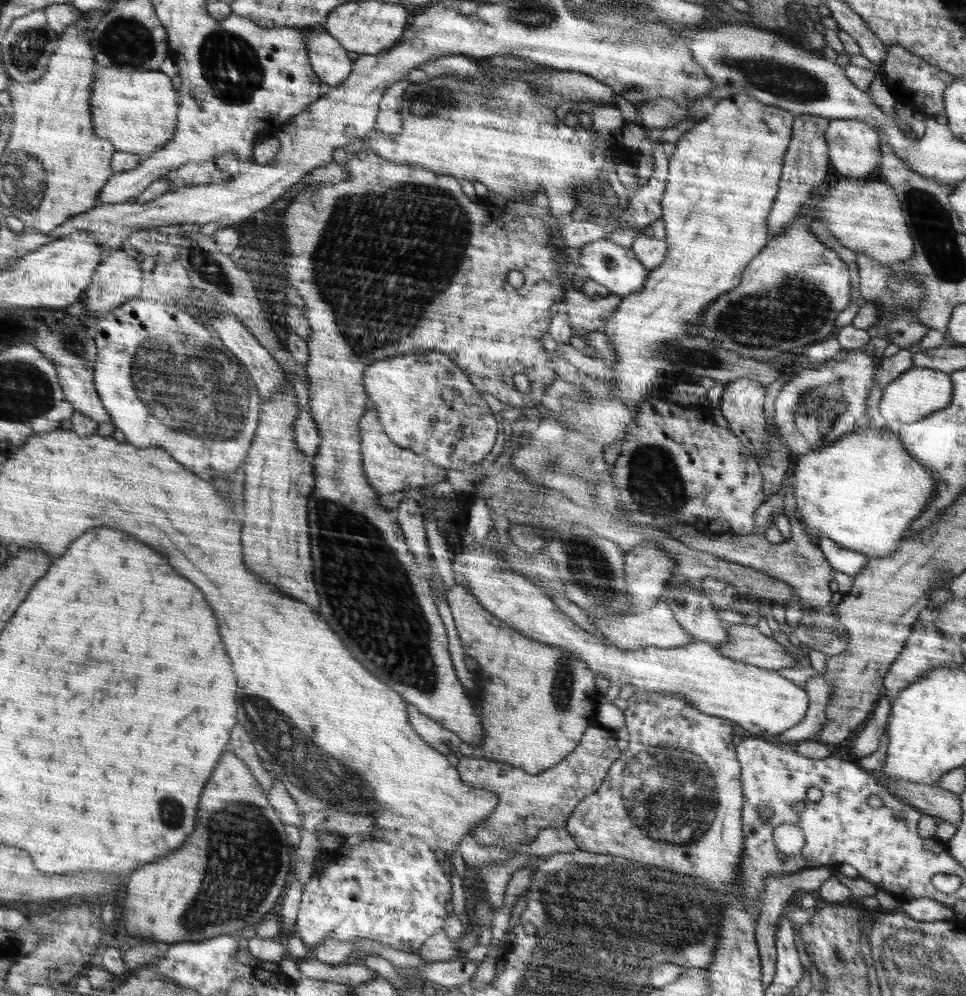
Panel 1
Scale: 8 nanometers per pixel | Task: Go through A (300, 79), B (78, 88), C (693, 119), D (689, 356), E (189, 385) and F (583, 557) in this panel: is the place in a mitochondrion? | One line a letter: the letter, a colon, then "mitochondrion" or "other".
A: other
B: other
C: other
D: mitochondrion
E: mitochondrion
F: mitochondrion

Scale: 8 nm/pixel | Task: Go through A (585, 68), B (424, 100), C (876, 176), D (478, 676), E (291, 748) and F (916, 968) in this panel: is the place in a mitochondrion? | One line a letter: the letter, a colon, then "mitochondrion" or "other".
A: other
B: mitochondrion
C: other
D: other
E: mitochondrion
F: mitochondrion

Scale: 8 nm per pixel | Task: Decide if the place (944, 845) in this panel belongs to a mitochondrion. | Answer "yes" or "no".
no

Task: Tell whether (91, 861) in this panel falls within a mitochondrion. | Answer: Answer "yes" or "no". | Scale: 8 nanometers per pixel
no

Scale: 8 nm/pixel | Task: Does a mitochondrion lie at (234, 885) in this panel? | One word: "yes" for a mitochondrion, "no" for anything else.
yes

